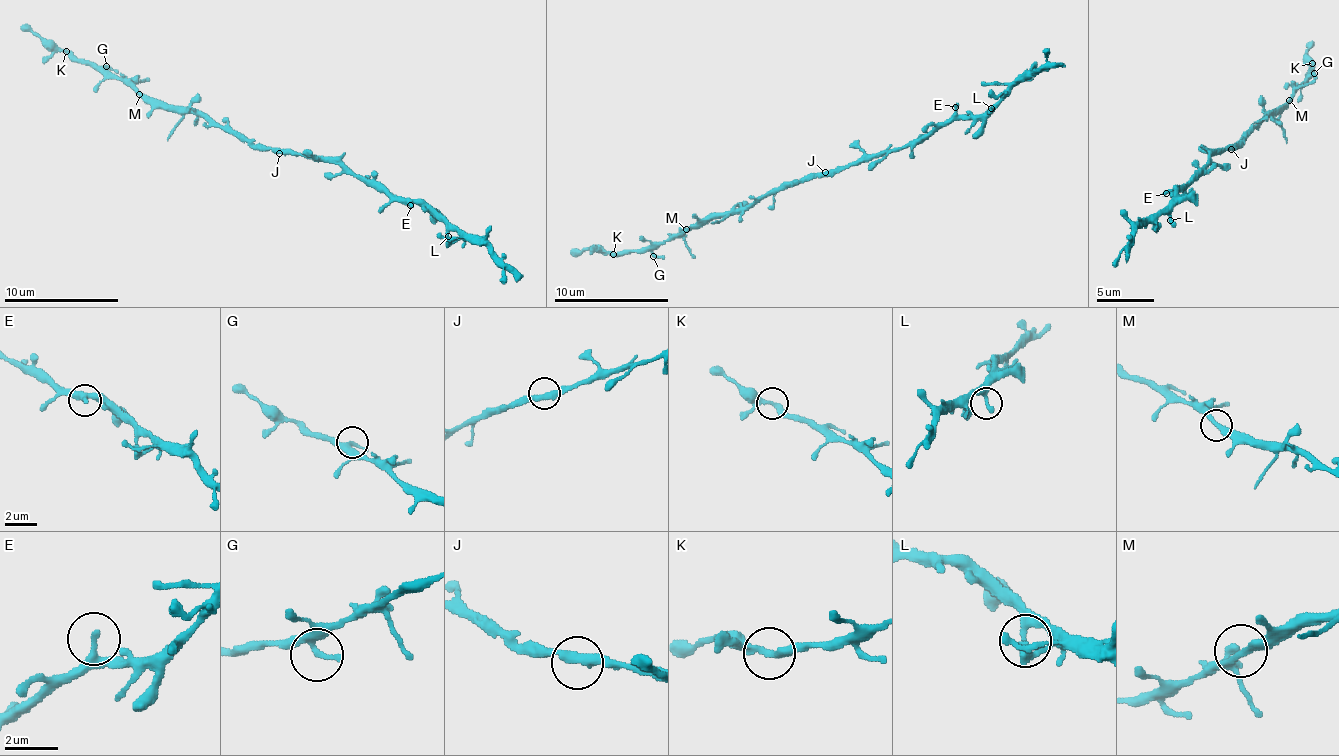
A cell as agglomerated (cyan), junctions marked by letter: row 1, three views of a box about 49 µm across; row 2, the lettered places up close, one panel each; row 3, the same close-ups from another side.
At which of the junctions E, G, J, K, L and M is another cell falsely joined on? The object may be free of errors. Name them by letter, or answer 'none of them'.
none of them

